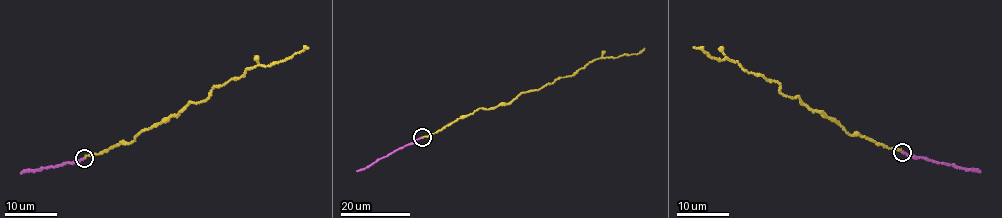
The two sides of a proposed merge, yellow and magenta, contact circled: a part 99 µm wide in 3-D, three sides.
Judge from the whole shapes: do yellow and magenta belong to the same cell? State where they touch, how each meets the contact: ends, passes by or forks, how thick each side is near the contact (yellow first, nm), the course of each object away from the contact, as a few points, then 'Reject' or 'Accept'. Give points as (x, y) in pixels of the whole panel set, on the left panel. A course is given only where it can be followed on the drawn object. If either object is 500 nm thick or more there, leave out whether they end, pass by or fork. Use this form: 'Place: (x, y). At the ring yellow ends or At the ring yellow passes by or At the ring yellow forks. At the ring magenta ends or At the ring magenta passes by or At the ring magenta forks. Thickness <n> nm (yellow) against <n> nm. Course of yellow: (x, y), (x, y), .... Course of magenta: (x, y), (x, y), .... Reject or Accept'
Place: (84, 158). At the ring yellow ends. At the ring magenta ends. Thickness 200 nm (yellow) against 200 nm. Course of yellow: (84, 158), (131, 142), (190, 102), (202, 101), (214, 87), (240, 77), (247, 69), (283, 61), (308, 47). Course of magenta: (84, 158), (21, 173). Accept

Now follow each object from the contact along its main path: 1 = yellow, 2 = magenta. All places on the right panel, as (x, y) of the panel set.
1: (901, 152), (848, 133), (797, 96), (779, 91), (780, 85), (775, 82), (726, 58), (712, 58), (693, 46)
2: (901, 152), (980, 172)

